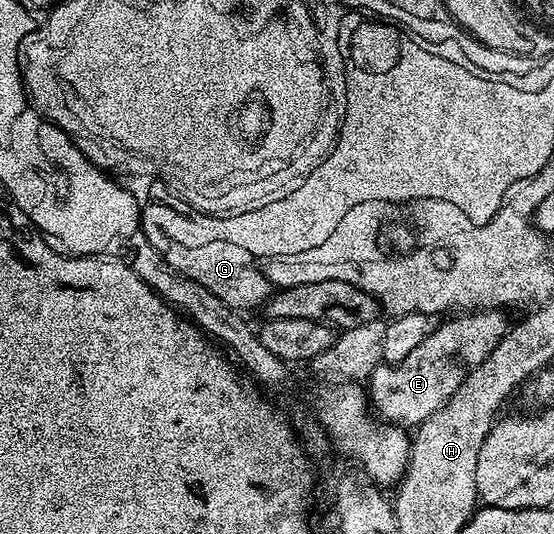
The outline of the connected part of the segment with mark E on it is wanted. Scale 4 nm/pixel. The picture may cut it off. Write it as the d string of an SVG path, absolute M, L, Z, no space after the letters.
M489 309L460 313L455 317L445 318L443 320L445 323L436 325L416 349L406 354L404 360L397 363L381 363L373 369L366 383L366 394L370 400L371 410L385 423L394 423L397 427L405 429L419 427L422 421L426 421L426 417L430 417L430 413L442 409L442 405L450 401L454 389L458 389L458 385L462 385L462 381L466 381L466 377L474 369L478 369L478 365L482 365L482 361L486 361L490 353L494 353L494 345L502 341L510 326L510 319L504 315L507 314L503 310Z

